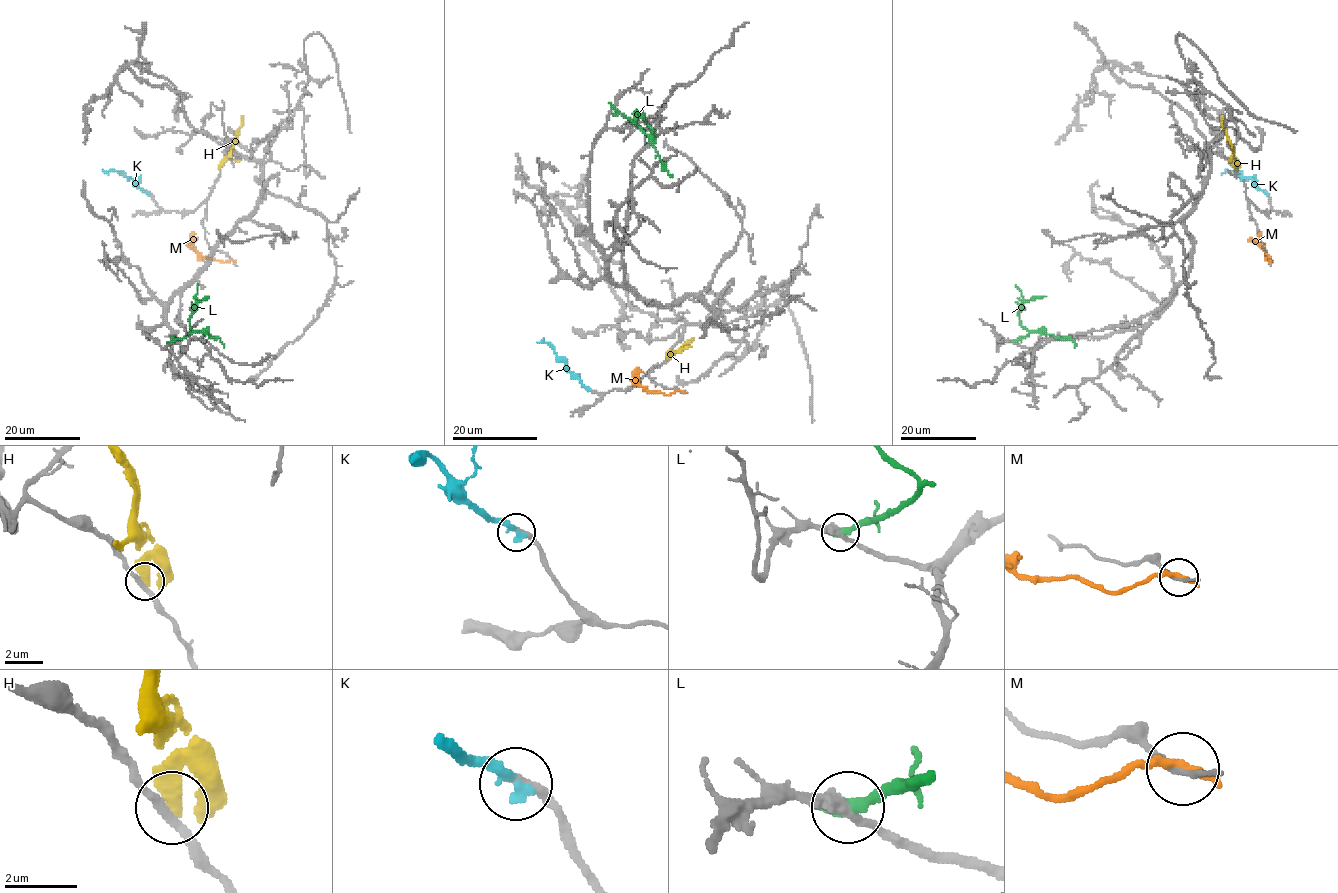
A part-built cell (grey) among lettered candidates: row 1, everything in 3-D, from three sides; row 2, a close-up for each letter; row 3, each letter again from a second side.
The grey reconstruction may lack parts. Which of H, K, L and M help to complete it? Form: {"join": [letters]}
{"join": ["K"]}

